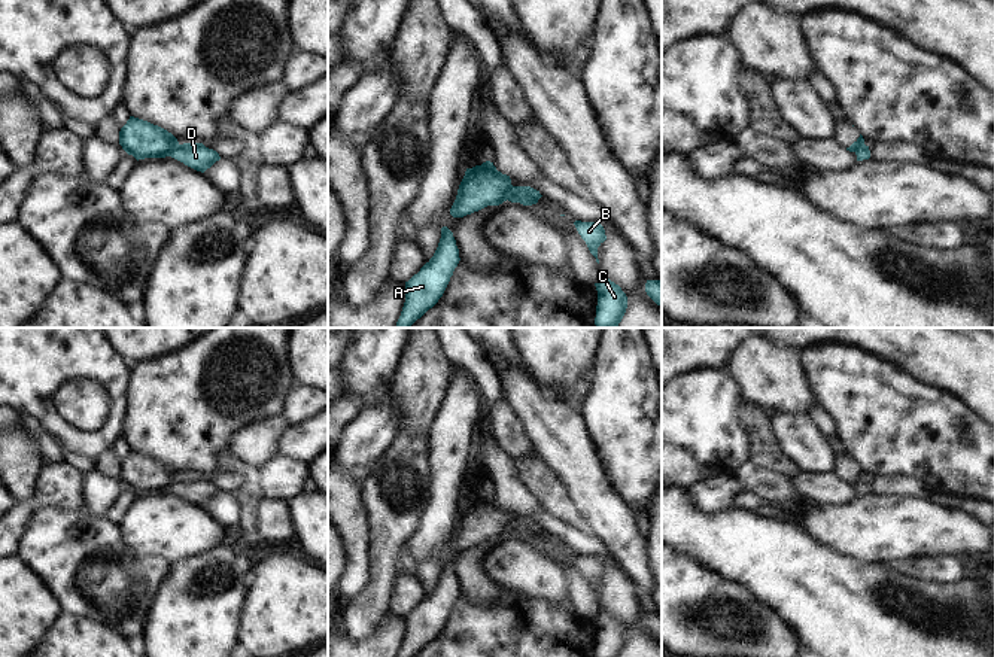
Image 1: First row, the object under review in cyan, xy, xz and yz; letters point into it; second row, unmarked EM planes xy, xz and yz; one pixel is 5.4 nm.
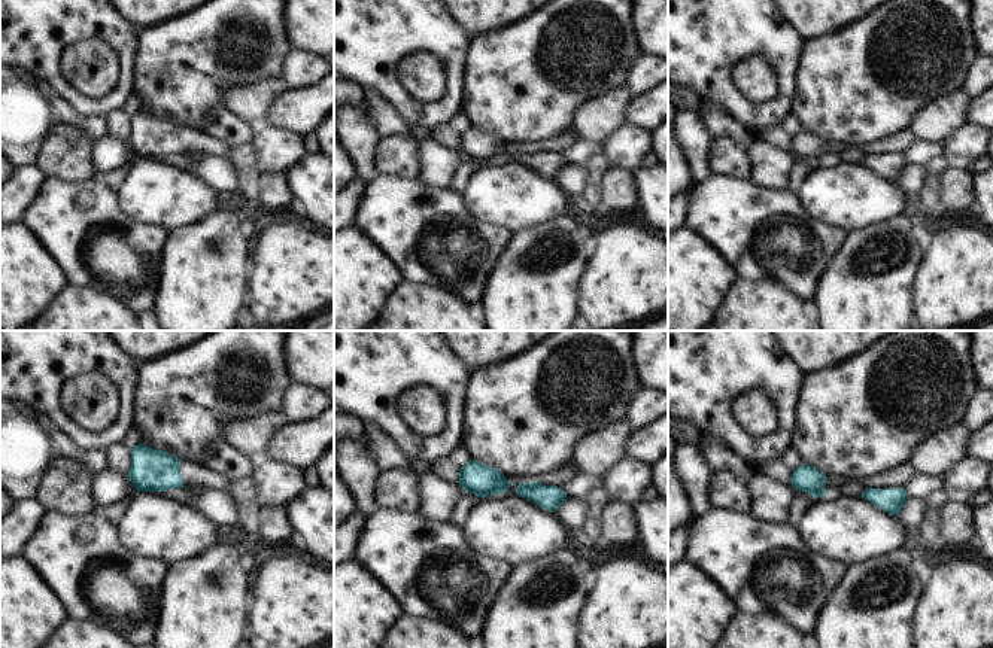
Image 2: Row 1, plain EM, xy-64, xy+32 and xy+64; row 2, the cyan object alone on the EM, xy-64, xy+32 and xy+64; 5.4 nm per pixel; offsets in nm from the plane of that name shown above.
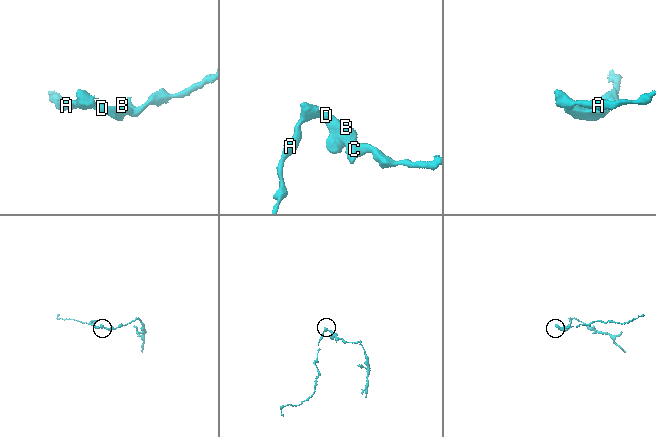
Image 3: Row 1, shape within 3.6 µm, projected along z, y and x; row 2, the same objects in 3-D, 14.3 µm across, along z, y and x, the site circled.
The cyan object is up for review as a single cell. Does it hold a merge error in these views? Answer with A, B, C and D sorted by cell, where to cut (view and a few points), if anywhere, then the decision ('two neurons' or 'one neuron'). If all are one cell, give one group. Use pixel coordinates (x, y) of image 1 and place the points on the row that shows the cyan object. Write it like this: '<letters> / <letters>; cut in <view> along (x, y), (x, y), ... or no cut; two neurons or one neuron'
A / B C D; cut in xz along (513, 186), (507, 198); two neurons

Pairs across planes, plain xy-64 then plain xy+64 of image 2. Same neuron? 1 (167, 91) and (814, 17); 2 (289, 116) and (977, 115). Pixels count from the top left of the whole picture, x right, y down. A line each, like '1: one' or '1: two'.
1: two
2: one

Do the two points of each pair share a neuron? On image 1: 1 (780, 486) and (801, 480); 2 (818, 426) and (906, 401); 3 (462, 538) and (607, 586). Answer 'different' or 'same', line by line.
1: different
2: different
3: different

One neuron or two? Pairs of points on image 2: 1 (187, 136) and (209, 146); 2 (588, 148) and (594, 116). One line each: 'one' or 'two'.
1: one
2: two

